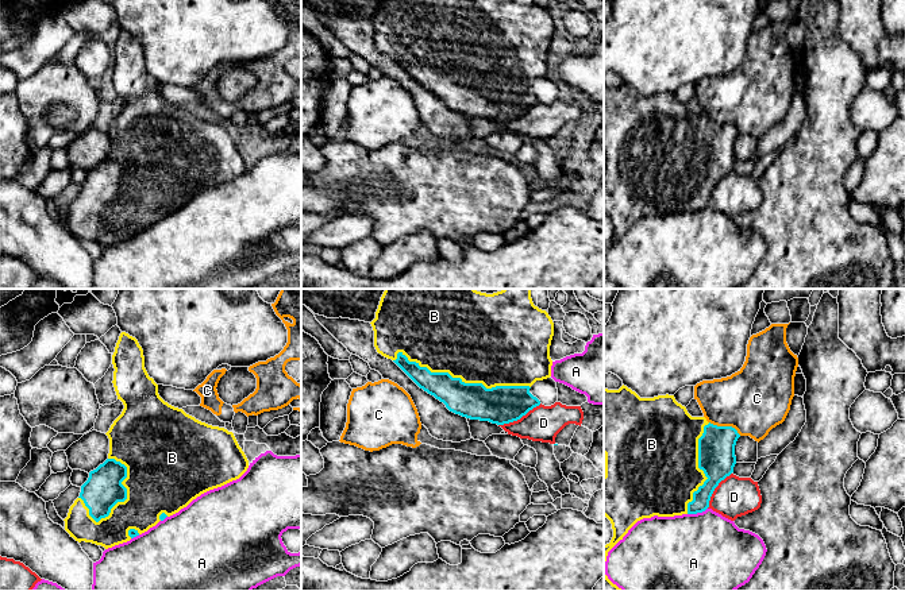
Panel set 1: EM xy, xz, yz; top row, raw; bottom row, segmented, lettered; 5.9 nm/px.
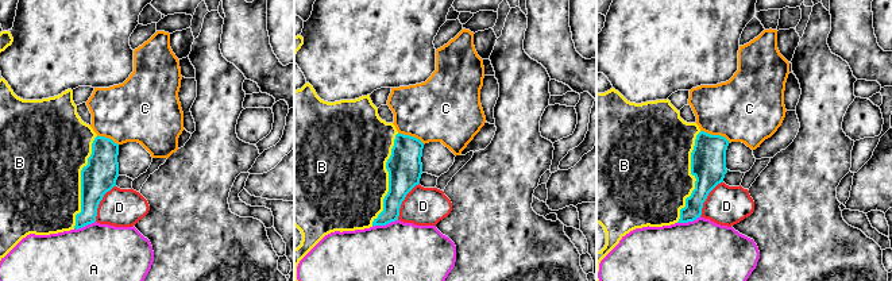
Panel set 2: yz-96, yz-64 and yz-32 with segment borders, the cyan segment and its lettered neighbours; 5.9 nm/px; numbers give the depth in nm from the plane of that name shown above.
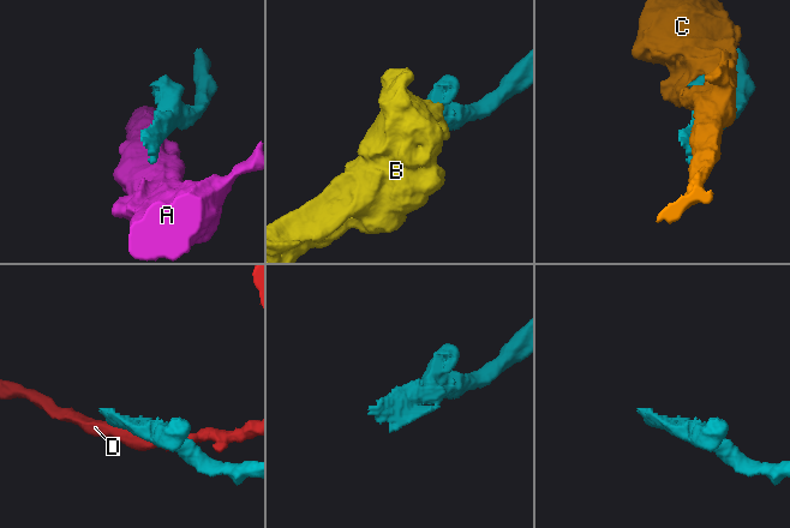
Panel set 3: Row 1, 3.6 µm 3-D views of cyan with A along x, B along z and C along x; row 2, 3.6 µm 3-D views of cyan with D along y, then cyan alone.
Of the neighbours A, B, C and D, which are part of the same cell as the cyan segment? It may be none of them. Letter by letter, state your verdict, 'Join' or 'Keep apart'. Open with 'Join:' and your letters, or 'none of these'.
Join: B
A: Keep apart
B: Join
C: Keep apart
D: Keep apart

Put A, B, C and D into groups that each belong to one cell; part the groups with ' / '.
A / B / C / D

